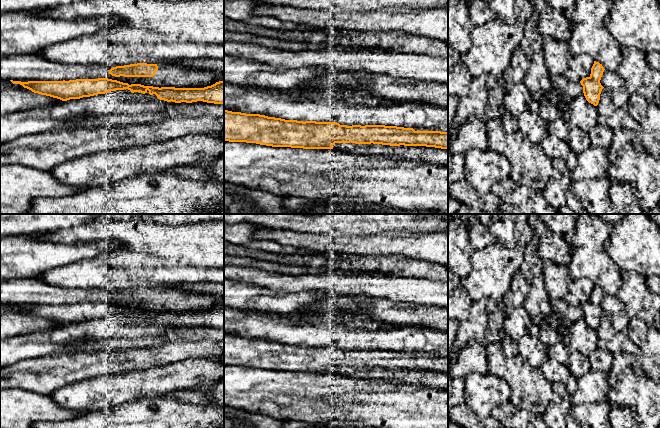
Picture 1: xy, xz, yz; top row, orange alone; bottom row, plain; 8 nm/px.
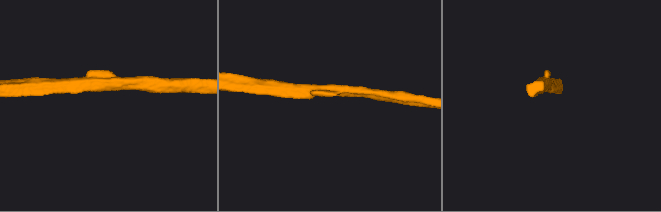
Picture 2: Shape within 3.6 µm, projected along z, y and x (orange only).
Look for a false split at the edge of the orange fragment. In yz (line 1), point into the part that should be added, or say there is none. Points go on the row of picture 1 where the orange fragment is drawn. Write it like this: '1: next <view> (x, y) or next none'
1: next none

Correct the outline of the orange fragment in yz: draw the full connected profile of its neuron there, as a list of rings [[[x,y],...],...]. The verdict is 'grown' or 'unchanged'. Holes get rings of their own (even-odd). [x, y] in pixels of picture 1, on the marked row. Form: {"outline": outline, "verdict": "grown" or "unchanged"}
{"outline": [[[594,61],[590,76],[580,81],[586,100],[594,106],[598,105],[601,91],[604,88],[600,83],[604,70],[602,64]]], "verdict": "unchanged"}

